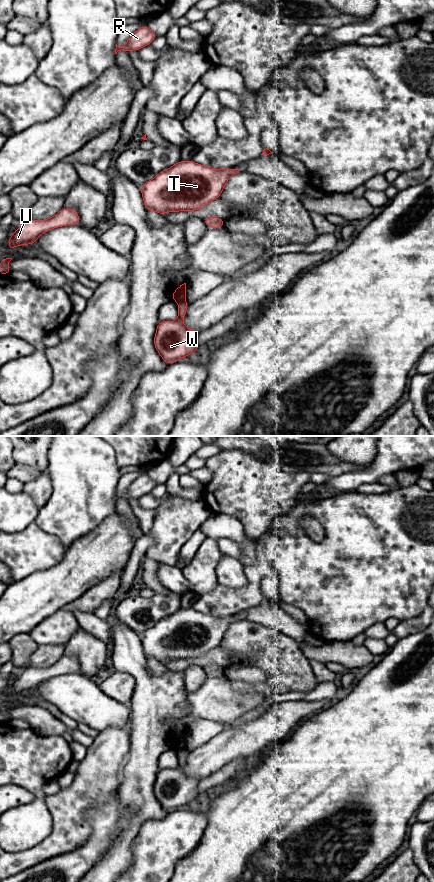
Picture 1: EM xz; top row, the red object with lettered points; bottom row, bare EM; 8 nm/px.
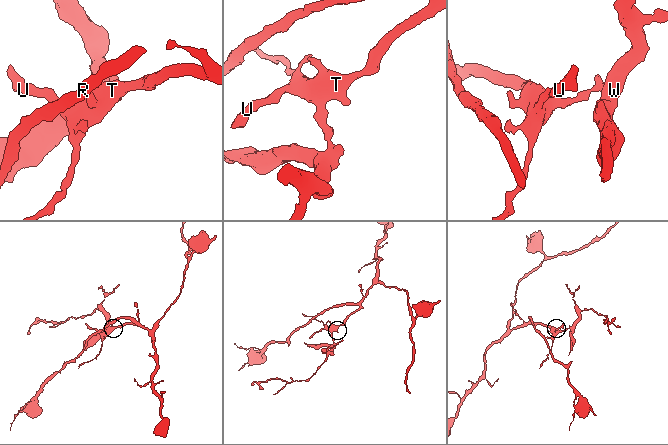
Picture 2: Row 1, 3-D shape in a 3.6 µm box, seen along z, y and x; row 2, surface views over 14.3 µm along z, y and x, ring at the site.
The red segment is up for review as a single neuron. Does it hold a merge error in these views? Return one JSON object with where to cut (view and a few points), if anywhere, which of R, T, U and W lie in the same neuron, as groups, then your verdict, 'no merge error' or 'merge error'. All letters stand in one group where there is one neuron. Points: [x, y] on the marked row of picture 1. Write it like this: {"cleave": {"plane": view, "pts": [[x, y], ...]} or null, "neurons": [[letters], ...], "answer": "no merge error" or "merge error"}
{"cleave": {"plane": "xz", "pts": [[184, 299], [178, 302]]}, "neurons": [["R", "T", "U"], ["W"]], "answer": "merge error"}

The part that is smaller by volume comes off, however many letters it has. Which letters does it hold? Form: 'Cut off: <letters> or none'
Cut off: W

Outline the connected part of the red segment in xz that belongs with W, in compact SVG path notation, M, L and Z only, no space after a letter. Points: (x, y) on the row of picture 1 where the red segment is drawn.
M178 302L178 318L175 321L160 321L154 335L154 346L161 358L169 365L197 352L200 332L183 324L189 304Z

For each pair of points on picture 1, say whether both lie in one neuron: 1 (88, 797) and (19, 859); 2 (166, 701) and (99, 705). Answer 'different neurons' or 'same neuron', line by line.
1: same neuron
2: different neurons

